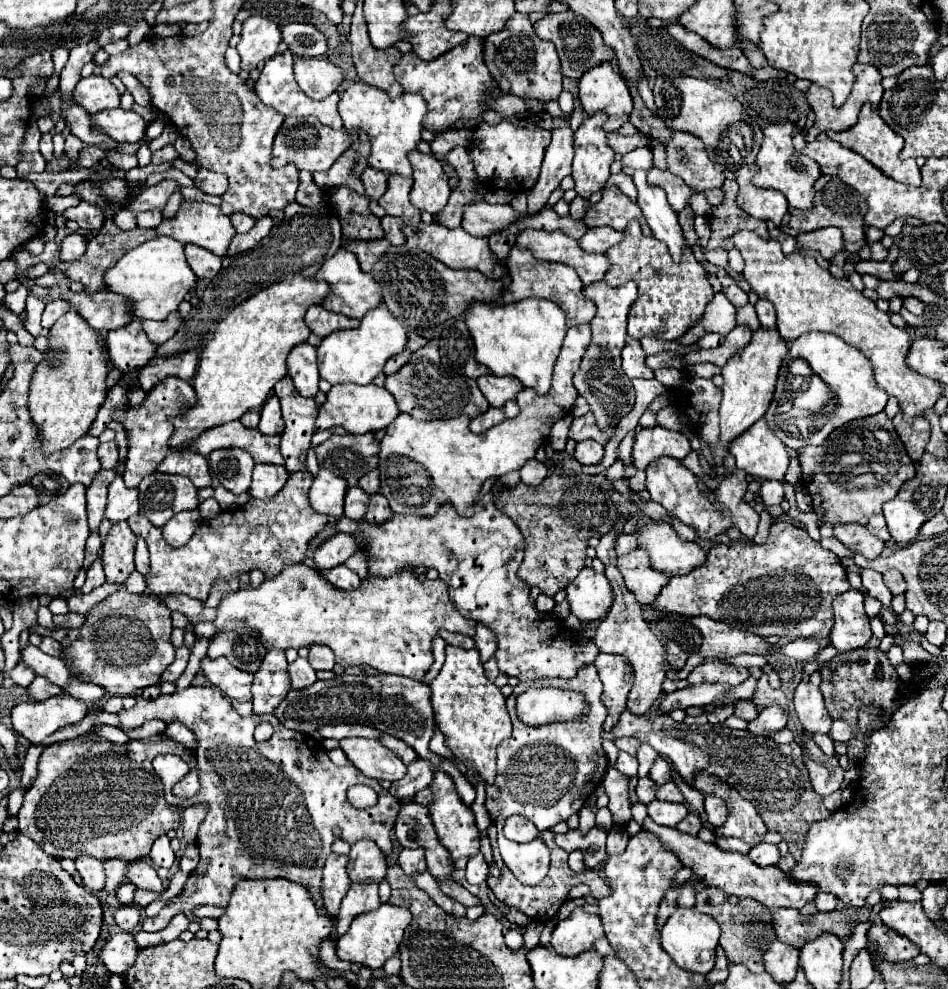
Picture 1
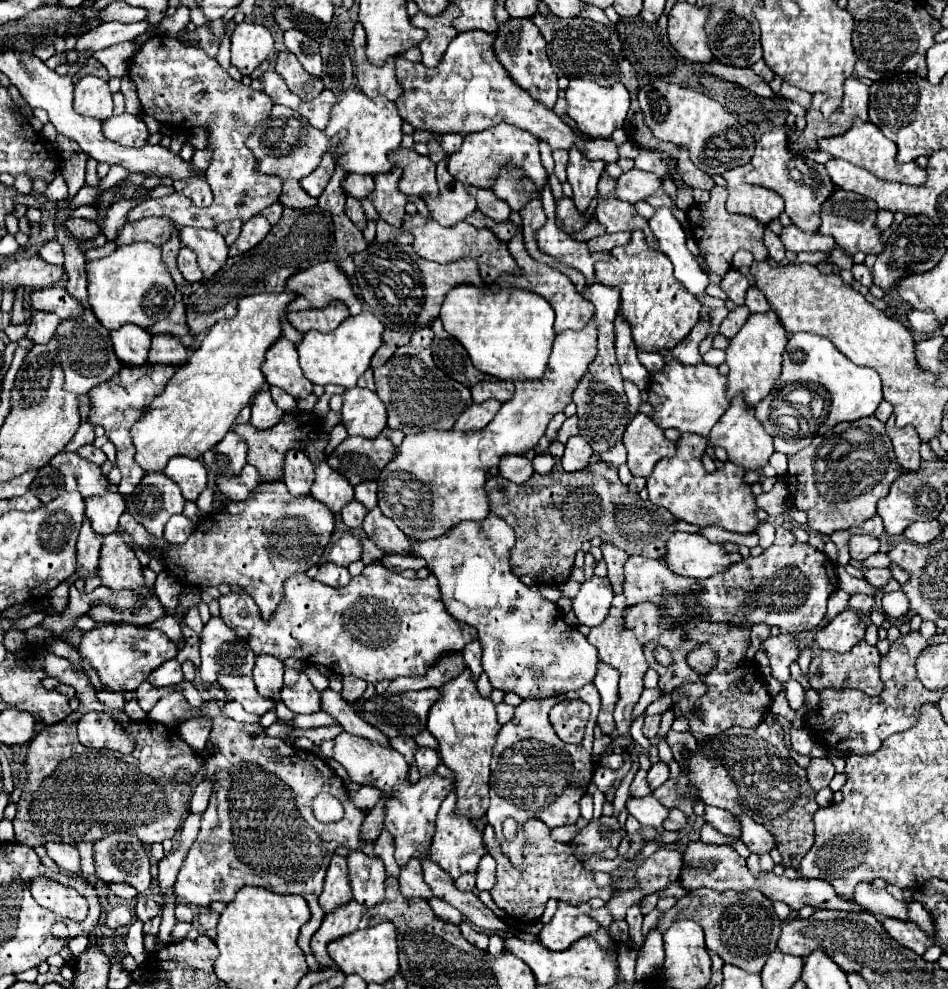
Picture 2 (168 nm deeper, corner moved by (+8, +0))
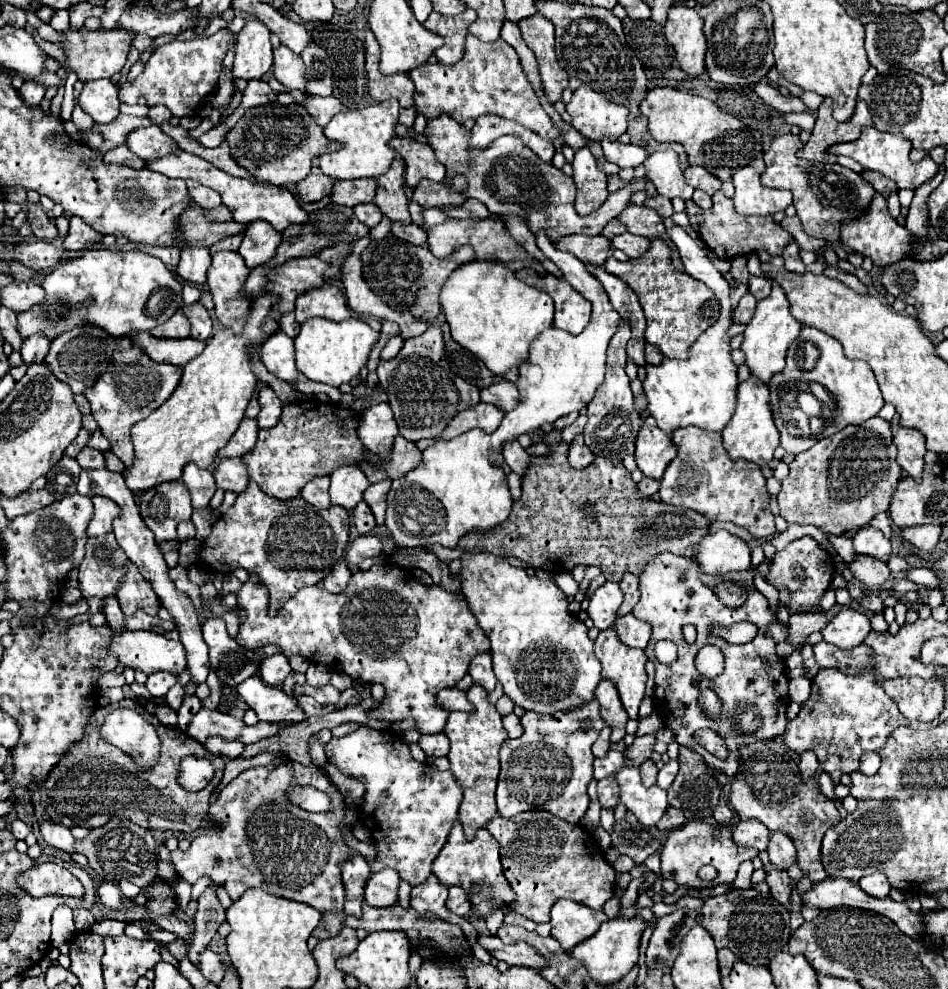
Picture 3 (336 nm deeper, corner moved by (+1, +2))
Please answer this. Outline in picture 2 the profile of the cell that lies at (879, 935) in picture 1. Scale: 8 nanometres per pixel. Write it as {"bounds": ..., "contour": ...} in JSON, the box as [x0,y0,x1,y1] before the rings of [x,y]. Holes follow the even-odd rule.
{"bounds":[884,917,932,955],"contour":[[[886,917],[884,921],[884,929],[904,947],[912,949],[914,953],[922,955],[928,947],[932,947],[932,939],[928,933],[924,933],[916,923],[912,921],[900,921],[900,919],[892,919],[892,917]]]}

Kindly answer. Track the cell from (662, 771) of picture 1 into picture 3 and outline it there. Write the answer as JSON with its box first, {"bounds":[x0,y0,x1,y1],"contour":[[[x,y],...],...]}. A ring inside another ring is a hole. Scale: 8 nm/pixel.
{"bounds":[657,761,679,789],"contour":[[[667,761],[667,763],[659,769],[657,785],[659,785],[661,789],[667,789],[667,787],[673,783],[673,779],[675,779],[677,771],[679,771],[679,763],[677,763],[677,761]]]}

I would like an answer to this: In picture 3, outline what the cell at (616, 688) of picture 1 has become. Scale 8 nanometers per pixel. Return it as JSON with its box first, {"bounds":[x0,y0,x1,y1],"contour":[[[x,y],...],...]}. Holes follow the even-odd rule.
{"bounds":[595,679,629,743],"contour":[[[603,679],[595,689],[595,699],[601,703],[601,715],[605,723],[611,727],[611,743],[621,741],[625,737],[625,723],[629,717],[623,709],[623,703],[619,701],[615,683]]]}

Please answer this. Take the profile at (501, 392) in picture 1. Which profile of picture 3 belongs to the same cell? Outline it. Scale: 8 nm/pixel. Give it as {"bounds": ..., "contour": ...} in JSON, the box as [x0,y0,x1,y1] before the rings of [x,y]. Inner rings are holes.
{"bounds":[481,381,519,413],"contour":[[[511,381],[493,383],[485,389],[481,389],[481,401],[497,405],[499,409],[503,409],[507,413],[507,411],[515,409],[515,405],[519,403],[519,389]]]}

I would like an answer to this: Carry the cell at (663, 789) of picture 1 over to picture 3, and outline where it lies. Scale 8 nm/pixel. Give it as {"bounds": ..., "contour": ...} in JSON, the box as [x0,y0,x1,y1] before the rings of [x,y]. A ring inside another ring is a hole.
{"bounds":[669,747,729,821],"contour":[[[679,747],[679,765],[681,765],[681,769],[679,769],[673,785],[669,787],[669,805],[681,809],[685,813],[687,821],[697,821],[699,817],[709,819],[713,815],[715,807],[719,805],[721,789],[729,783],[729,777],[725,773],[713,771],[703,761],[703,757],[689,747]]]}

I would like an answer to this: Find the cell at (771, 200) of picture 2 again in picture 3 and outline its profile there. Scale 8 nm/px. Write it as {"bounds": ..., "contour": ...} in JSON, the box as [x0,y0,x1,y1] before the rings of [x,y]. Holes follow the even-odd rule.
{"bounds":[733,159,791,215],"contour":[[[755,159],[747,167],[741,167],[733,173],[733,203],[739,215],[773,215],[777,211],[785,211],[791,205],[791,191],[771,189],[759,181],[763,171],[763,159]]]}

